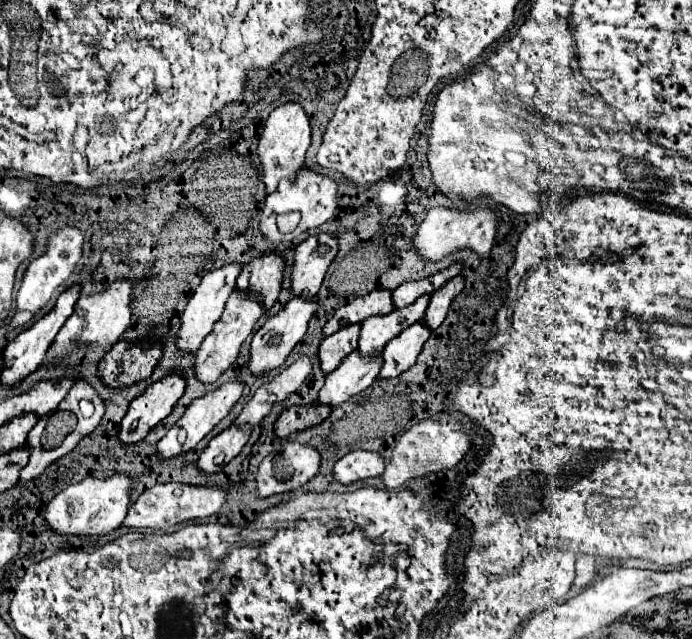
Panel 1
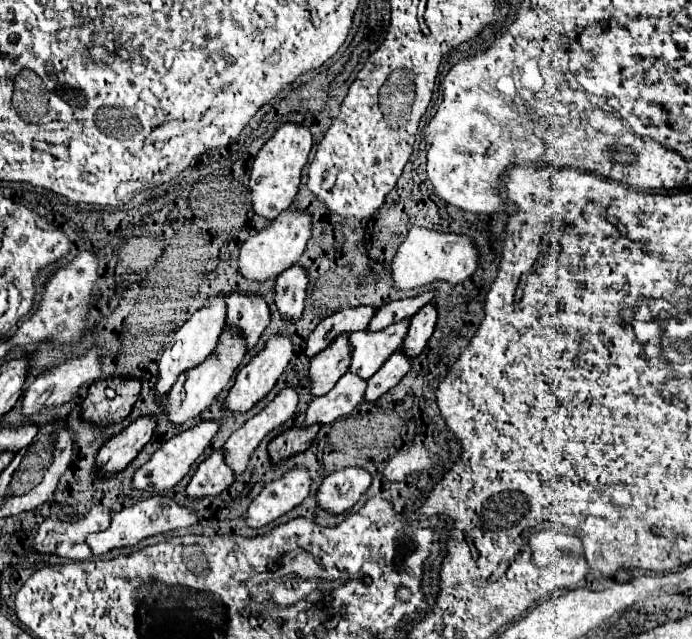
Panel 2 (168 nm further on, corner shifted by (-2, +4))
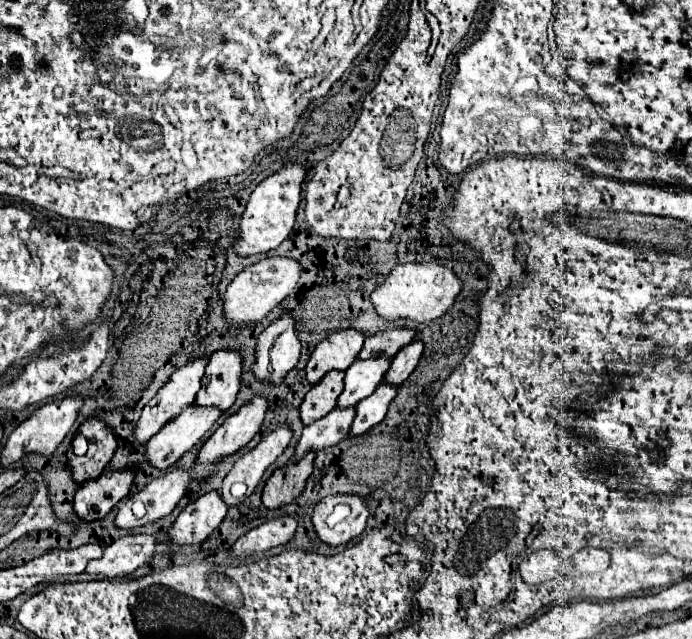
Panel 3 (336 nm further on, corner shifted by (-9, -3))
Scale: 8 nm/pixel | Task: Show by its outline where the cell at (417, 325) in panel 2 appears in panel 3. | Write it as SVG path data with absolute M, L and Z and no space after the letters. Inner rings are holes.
M412 340L408 346L404 346L394 356L392 366L390 366L388 374L384 376L384 380L390 382L390 384L398 384L400 386L416 370L416 366L420 364L422 352L424 352L424 342L422 340Z

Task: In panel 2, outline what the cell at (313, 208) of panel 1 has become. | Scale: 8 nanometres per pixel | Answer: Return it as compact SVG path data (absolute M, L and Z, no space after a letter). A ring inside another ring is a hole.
M287 209L275 221L271 221L271 225L267 229L249 237L241 245L239 269L237 271L241 273L241 277L257 281L257 283L265 283L267 279L275 279L279 273L283 273L285 269L299 263L299 257L303 255L303 249L305 249L309 237L311 237L311 217L309 217L309 213Z

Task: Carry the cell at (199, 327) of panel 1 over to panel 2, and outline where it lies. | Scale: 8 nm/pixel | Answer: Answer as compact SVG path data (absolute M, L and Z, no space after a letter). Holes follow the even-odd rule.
M211 297L209 303L199 309L195 315L191 315L191 319L175 333L173 341L167 345L167 349L163 351L161 359L159 359L159 373L157 373L157 383L155 383L155 401L159 401L161 397L165 397L173 383L177 381L177 377L185 371L189 371L189 367L197 367L197 363L201 363L201 359L207 359L211 355L211 351L217 345L217 339L221 335L221 329L225 325L225 313L227 313L227 305L225 305L225 297Z

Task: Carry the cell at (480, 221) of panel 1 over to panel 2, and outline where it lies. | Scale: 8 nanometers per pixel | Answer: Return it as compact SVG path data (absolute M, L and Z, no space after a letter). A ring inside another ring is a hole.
M413 227L409 229L405 241L401 243L391 261L393 287L405 291L405 289L431 285L435 281L447 281L449 285L457 285L465 281L469 275L473 275L473 271L477 269L477 261L479 261L479 251L467 237Z

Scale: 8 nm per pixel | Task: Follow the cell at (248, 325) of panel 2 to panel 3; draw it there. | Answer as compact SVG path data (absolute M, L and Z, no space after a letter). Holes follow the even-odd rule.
M222 348L210 356L206 374L202 378L202 388L196 394L196 404L200 406L220 406L226 412L240 390L244 354L242 350Z

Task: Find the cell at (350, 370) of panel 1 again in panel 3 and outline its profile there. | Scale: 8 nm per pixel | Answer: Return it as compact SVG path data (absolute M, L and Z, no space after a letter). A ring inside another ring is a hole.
M348 406L348 408L334 408L324 418L316 420L314 424L308 424L302 432L300 442L296 444L296 454L292 462L298 462L302 454L308 450L322 450L344 440L350 432L354 418L356 418L356 406Z

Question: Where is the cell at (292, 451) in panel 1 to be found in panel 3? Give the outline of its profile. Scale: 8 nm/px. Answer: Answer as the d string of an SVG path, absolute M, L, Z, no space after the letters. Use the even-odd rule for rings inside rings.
M296 512L280 516L280 518L270 518L262 522L260 526L252 528L248 534L240 536L236 544L232 546L232 552L234 556L246 556L246 554L266 552L274 546L286 544L294 536L296 524L298 524Z

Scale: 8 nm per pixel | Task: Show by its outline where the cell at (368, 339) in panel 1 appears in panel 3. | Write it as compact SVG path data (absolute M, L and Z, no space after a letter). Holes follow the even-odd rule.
M376 356L368 360L356 358L346 370L344 392L338 398L338 406L356 406L360 400L370 396L384 380L390 364L392 358L386 356Z

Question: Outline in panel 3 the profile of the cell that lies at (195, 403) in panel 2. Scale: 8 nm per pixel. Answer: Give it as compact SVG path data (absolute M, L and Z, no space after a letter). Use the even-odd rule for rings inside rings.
M188 404L148 440L146 458L156 468L168 468L196 442L200 442L220 416L222 412L216 406Z

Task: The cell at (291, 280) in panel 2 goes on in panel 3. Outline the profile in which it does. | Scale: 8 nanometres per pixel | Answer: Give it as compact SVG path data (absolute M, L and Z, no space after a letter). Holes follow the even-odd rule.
M284 310L260 336L256 344L254 372L258 378L280 382L300 356L300 338L292 310Z

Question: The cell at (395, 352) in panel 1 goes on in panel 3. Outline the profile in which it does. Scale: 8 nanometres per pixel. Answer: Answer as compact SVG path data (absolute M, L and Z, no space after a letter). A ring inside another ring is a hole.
M382 382L374 390L374 394L360 400L358 408L356 408L356 420L352 422L350 436L360 436L366 430L370 430L372 426L380 424L384 420L386 410L388 410L388 406L390 406L390 402L394 400L396 394L398 394L398 386Z

